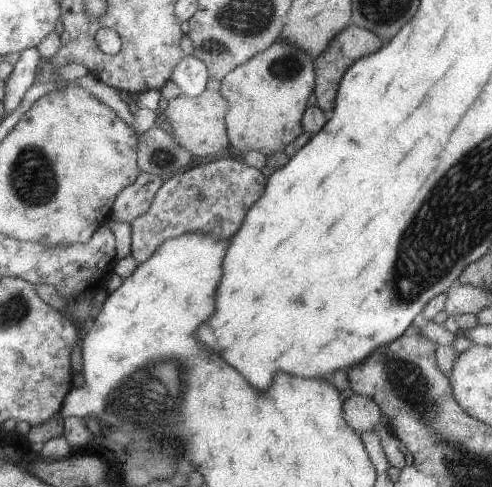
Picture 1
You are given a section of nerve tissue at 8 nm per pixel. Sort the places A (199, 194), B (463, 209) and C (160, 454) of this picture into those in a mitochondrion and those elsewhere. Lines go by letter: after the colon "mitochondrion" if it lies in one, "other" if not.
A: mitochondrion
B: mitochondrion
C: mitochondrion

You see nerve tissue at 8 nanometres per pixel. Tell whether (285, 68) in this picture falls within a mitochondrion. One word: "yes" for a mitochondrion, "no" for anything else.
yes

